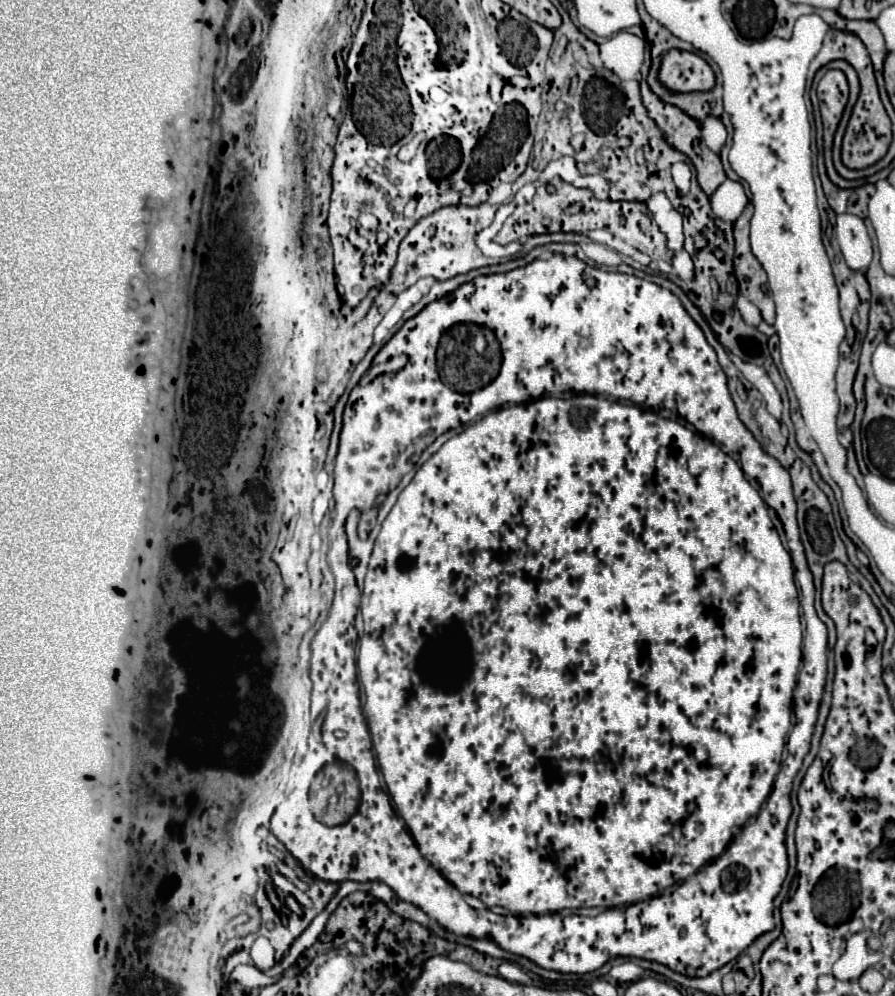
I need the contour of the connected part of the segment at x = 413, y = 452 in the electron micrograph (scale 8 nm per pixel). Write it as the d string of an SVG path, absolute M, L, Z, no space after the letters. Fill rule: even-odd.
M551 255L551 259L535 259L535 261L531 261L531 263L527 263L527 265L523 265L523 267L517 267L517 269L513 269L513 271L507 271L507 273L501 273L501 275L481 275L481 277L477 277L477 279L473 279L473 281L471 281L471 283L465 283L465 285L461 285L461 287L457 287L457 289L455 289L455 291L453 291L453 293L451 293L451 295L445 295L445 297L441 297L441 299L439 299L439 301L435 301L435 303L429 303L429 305L427 305L427 307L425 307L425 309L423 309L423 311L419 311L419 313L417 313L417 315L415 315L415 317L411 317L411 319L409 319L409 321L405 321L405 323L403 323L403 327L401 327L401 329L399 329L399 331L397 331L397 333L395 333L395 335L393 335L393 337L391 337L391 341L389 341L389 343L387 343L387 345L385 345L385 347L383 347L383 349L381 349L381 351L379 351L379 353L377 353L377 357L375 357L375 359L373 359L373 363L375 363L375 365L381 365L381 363L391 363L391 365L393 365L393 367L391 367L391 369L389 369L389 371L383 371L383 373L381 373L381 375L379 375L379 377L375 377L375 379L373 379L373 381L371 381L371 383L369 383L369 385L361 385L361 383L359 383L359 385L357 385L357 387L355 387L355 388L354 388L354 389L353 389L353 391L351 391L351 393L349 393L349 399L347 399L347 405L345 405L345 411L343 411L343 429L341 429L341 435L339 435L339 451L337 451L337 457L335 457L335 473L337 473L337 485L335 485L335 489L333 489L333 495L335 495L335 515L333 515L333 519L331 519L331 521L333 521L333 523L331 523L331 527L329 527L329 537L331 537L331 547L329 547L329 565L331 565L331 571L333 571L333 575L335 575L335 599L333 599L333 607L331 607L331 611L329 611L329 617L327 617L327 621L325 621L325 623L323 623L323 625L321 625L321 629L319 629L319 631L317 631L317 635L315 635L315 637L313 637L313 643L311 643L311 681L313 681L313 703L317 703L317 705L321 705L321 709L327 709L327 711L325 711L325 719L323 719L323 725L321 725L321 743L323 743L323 747L325 747L325 749L327 749L327 753L329 753L329 755L331 755L331 757L333 757L333 759L337 759L337 761L343 761L343 763L349 763L349 765L353 765L353 767L357 767L357 777L359 777L359 783L361 783L361 807L359 807L359 809L357 809L357 815L353 815L353 819L349 819L349 823L343 823L343 825L337 825L337 827L327 827L327 825L323 825L323 823L319 823L319 821L317 821L317 819L315 819L315 817L313 817L313 815L311 815L311 811L309 811L309 809L307 809L307 805L305 805L305 801L297 801L297 803L295 803L295 805L281 805L281 807L277 807L277 809L275 809L275 813L273 813L273 817L271 817L271 833L273 833L273 835L275 835L275 837L277 837L277 839L279 839L279 841L281 841L281 843L283 843L283 845L285 845L285 847L287 847L287 851L289 851L289 853L291 853L291 855L293 855L293 857L295 857L295 859L297 859L297 861L299 861L299 863L301 863L301 865L303 865L303 867L305 867L305 869L307 869L307 871L311 871L311 873L313 873L313 875L315 875L315 877L319 877L319 879L323 879L323 881L335 881L335 883L339 883L339 881L347 881L347 879L351 879L351 881L383 881L383 883L387 883L387 885L389 885L389 887L391 887L391 889L393 889L393 891L397 891L397 895L399 895L399 897L401 897L401 899L403 899L403 901L407 901L407 903L411 903L411 905L415 905L415 907L419 907L419 909L423 909L423 911L425 911L425 913L427 913L427 915L429 915L429 917L431 917L431 919L435 919L435 921L437 921L437 923L439 923L439 925L443 925L443 927L445 927L445 929L447 929L447 931L451 931L451 933L457 933L457 935L467 935L467 937L475 937L475 939L491 939L491 941L495 941L495 943L497 943L497 945L499 945L499 947L501 947L501 949L505 949L505 951L509 951L509 953L515 953L515 955L521 955L521 957L527 957L527 959L531 959L531 961L533 961L533 963L537 963L537 965L539 965L539 967L543 967L543 969L553 969L553 971L561 971L561 973L591 973L591 971L595 971L595 969L599 969L599 967L601 967L601 965L605 965L605 963L607 963L607 961L609 961L609 957L611 957L611 955L621 955L621 957L639 957L639 959L649 959L649 961L657 961L657 963L661 963L661 965L667 965L667 967L669 967L669 969L673 969L673 971L677 971L677 973L681 973L681 975L687 975L687 977L695 977L695 975L697 975L697 977L705 977L705 975L709 975L709 973L711 973L711 971L715 971L715 969L719 969L719 967L723 967L723 965L725 965L725 963L729 963L729 961L731 961L731 959L735 959L735 957L737 957L737 955L739 955L739 953L741 953L741 951L743 951L743 949L745 949L745 947L749 947L749 945L751 945L751 943L753 943L753 941L755 941L755 939L757 939L757 937L759 937L759 935L763 935L763 933L767 933L767 931L771 931L771 929L773 929L773 927L775 927L775 921L773 921L773 899L775 899L775 897L777 897L777 893L779 893L779 889L781 889L781 883L783 883L783 879L785 879L785 875L787 875L787 867L789 867L789 865L787 865L787 847L785 847L785 829L787 829L787 821L789 821L789 817L791 817L791 801L789 801L789 793L791 793L791 785L793 785L793 777L795 777L795 775L797 775L797 771L799 771L799 767L801 767L801 763L803 763L803 757L805 757L805 755L807 755L807 751L809 751L809 747L811 747L811 735L813 735L813 727L815 727L815 721L817 721L817 709L819 709L819 703L821 703L821 697L823 697L823 692L824 692L824 689L825 689L825 681L826 681L826 677L827 677L827 627L825 627L825 623L823 623L823 621L821 621L821 619L819 619L819 617L817 617L817 613L815 613L815 607L813 607L813 599L815 599L815 585L813 585L813 575L811 575L811 571L809 571L809 565L807 565L807 559L805 559L805 551L804 551L804 547L803 547L803 545L802 545L802 543L801 543L801 539L799 539L799 527L797 527L797 517L795 517L795 513L797 513L797 505L795 505L795 499L793 499L793 491L791 491L791 479L789 479L789 473L787 473L787 469L785 469L785 467L781 467L781 463L777 463L777 459L773 459L773 457L771 457L771 455L767 455L767 453L765 453L765 451L763 451L763 449L761 449L761 445L760 445L760 444L759 444L759 443L757 443L757 439L755 439L755 437L753 437L753 435L751 435L751 433L749 433L749 431L747 431L747 427L745 427L745 425L743 425L743 423L741 423L741 419L739 419L739 417L737 417L737 409L735 409L735 403L733 403L733 399L731 399L731 393L729 393L729 389L727 389L727 377L725 377L725 373L723 373L723 371L721 371L721 367L719 367L719 363L717 363L717 361L705 361L705 359L717 359L717 355L715 355L715 351L713 351L713 347L711 347L711 345L709 345L709 343L707 343L707 341L705 341L705 335L703 335L703 331L701 331L701 329L699 329L699 325L697 325L697 323L695 323L695 321L693 321L693 319L691 319L691 315L689 315L689 313L687 313L687 311L685 311L685 309L683 309L683 305L681 305L681 303L679 303L679 299L677 299L677 297L675 297L675 295L673 295L673 293L671 293L671 291L667 291L667 289L663 289L663 287L659 287L659 285L655 285L655 283L651 283L651 281L645 281L645 279L641 279L641 277L633 277L633 275L623 275L623 273L613 273L613 271L603 271L603 269L597 269L597 267L589 267L589 265L587 265L587 263L583 263L583 261L581 261L581 259L577 259L577 257L565 257L565 255ZM455 323L457 323L457 325L459 325L459 335L461 335L461 337L459 337L459 339L461 339L461 341L473 341L473 339L475 339L475 335L479 335L479 337L481 337L481 339L483 339L483 347L473 347L473 355L471 355L471 357L469 357L469 353L467 353L467 351L463 351L463 349L457 349L457 351L453 351L453 359L465 359L465 367L467 367L467 365L469 365L469 359L471 359L471 365L473 365L473 367L475 367L475 371L473 371L473 379L469 379L469 371L467 371L467 369L465 369L465 379L463 379L463 373L457 373L457 379L459 379L459 381L461 381L461 389L457 389L457 387L455 387L455 385L457 385L457 379L455 379L455 381L453 381L453 379L451 379L451 385L447 385L447 386L446 386L446 385L445 385L445 384L443 384L443 383L442 383L442 382L441 382L441 380L440 380L440 378L439 378L439 375L438 375L438 373L437 373L437 365L436 365L436 363L437 363L437 361L436 361L436 351L437 351L437 349L439 349L439 347L437 347L437 343L439 343L439 341L440 341L440 339L441 339L441 333L445 333L445 331L447 331L447 329L449 329L449 331L453 331L453 327L457 327L457 325L455 325ZM467 323L473 323L473 325L475 325L475 323L477 323L477 325L479 325L479 327L475 327L475 329L473 329L473 331L471 331L471 333L467 333L467 329L465 329L465 333L461 333L461 331L463 331L463 327L465 327L465 325L467 325ZM481 369L483 369L483 375L485 375L485 379L493 379L493 377L495 377L495 375L497 375L497 377L496 377L496 378L495 378L495 379L493 379L493 383L489 383L489 387L481 387L481 388L480 388L480 389L477 389L477 390L476 390L476 391L473 391L473 385L475 385L475 377L479 377L479 371L481 371ZM661 409L669 409L669 411L673 411L673 413L675 413L675 415L677 415L677 417L681 417L681 419L685 419L685 421L687 421L687 423L691 423L691 425L693 425L693 427L695 427L695 429L697 429L697 431L699 431L699 433L701 433L701 435L699 435L699 433L695 433L695 431L691 431L691 429L687 429L687 427L683 427L683 425L681 425L681 423L679 423L679 421L673 421L673 419L665 419L665 417L661 417L661 415L659 415L659 413L657 413L657 411L661 411ZM449 429L453 429L453 430L458 430L458 432L457 432L457 434L455 434L455 437L451 437L451 439L449 439L449 441L447 441L447 443L443 443L443 447L441 447L441 449L439 449L439 451L437 451L437 453L435 453L435 455L431 455L431 457L429 457L429 459L427 459L427 461L425 461L425 463L423 463L423 465L421 465L421 467L419 467L419 471L417 471L417 473L415 473L415 477L413 477L413 479L411 479L411 483L409 483L409 485L407 485L407 487L405 487L405 489L403 489L403 491L401 491L401 493L399 493L399 497L397 497L397 503L395 503L395 505L393 505L393 509L391 509L391 513L389 513L389 515L387 515L387 519L385 519L385 521L383 521L383 525L381 525L381 531L379 531L379 535L377 535L377 539L375 539L375 547L373 547L373 551L372 551L372 553L371 553L371 561L369 561L369 565L368 565L368 571L367 571L367 575L365 575L365 587L363 587L363 589L362 589L362 591L361 591L361 593L359 593L359 589L357 589L357 583L355 583L355 575L353 575L353 569L351 569L351 567L349 567L349 563L347 563L347 537L345 537L345 519L347 519L347 515L349 515L349 511L351 511L351 509L353 509L353 507L357 507L357 509L359 509L359 511L361 511L361 513L363 513L363 517L365 517L365 519L369 519L369 527L371 527L371 525L373 525L373 523L375 523L375 515L377 515L377 513L375 513L375 509L373 509L373 501L375 501L375 497L377 497L377 495L379 495L379 493L387 493L387 491L389 491L389 489L393 489L393 487L397 487L397 483L399 483L399 481L401 481L401 477L403 477L403 475L405 475L405 473L409 473L409 471L411 471L411 469L413 469L413 463L415 463L415 461L419 461L419 455L421 455L421 451L423 451L423 449L425 449L425 447L427 447L427 445L431 445L431 443L433 443L433 441L435 441L435 439L437 439L437 437L439 437L439 435L441 435L441 433L445 433L445 431L449 431ZM709 439L711 439L711 441L715 441L715 443L725 443L725 445L729 445L729 447L735 447L735 449L739 449L739 453L740 453L740 454L739 454L739 456L738 456L738 462L739 462L739 464L740 464L740 466L741 466L741 467L739 467L739 465L737 465L737 463L735 463L735 461L733 461L733 459L731 459L731 457L729 457L729 455L727 455L727 453L723 453L723 451L721 451L721 449L719 449L719 447L717 447L717 445L715 445L715 443L711 443L711 441L709 441ZM741 468L742 468L742 470L743 470L743 471L744 471L744 473L745 473L745 475L749 475L749 477L753 477L753 479L755 479L755 481L757 481L757 483L759 483L759 487L761 487L761 491L763 491L763 499L765 499L765 503L767 503L767 505L769 505L769 507L773 507L773 509L775 509L775 511L777 511L777 515L779 515L779 519L781 519L781 523L783 523L783 529L785 529L785 535L787 535L787 543L788 543L788 548L789 548L789 553L791 553L791 555L793 555L793 563L791 563L791 561L792 561L792 560L791 560L791 557L789 557L789 553L787 553L787 551L785 551L785 547L783 547L783 545L781 545L781 539L779 539L779 535L777 535L777 531L775 531L775 527L773 527L773 523L771 523L771 519L769 519L769 515L767 515L767 507L765 507L765 503L763 503L763 499L761 499L761 495L759 495L759 493L757 493L757 489L753 489L753 487L751 487L751 485L749 485L749 481L747 481L747 479L745 479L745 475L743 475L743 471L741 471ZM793 579L795 579L795 581L796 581L796 583L798 583L798 585L799 585L799 587L801 587L801 607L802 607L802 609L803 609L803 613L805 613L805 625L806 625L806 634L805 634L805 635L804 635L804 640L803 640L803 634L802 634L802 628L801 628L801 617L799 617L799 593L797 593L797 587L795 587L795 583L793 583ZM717 695L741 695L741 697L739 697L739 701L717 701ZM791 701L793 701L793 707L795 707L795 725L793 725L793 731L791 731L791 735L789 735L789 743L787 743L787 751L789 751L789 755L787 755L787 759L785 759L785 763L783 763L783 767L781 767L781 753L783 753L783 747L785 747L785 737L787 737L787 731L789 731L789 727L791 727ZM373 749L375 749L375 755L377 755L377 763L379 763L379 767L381 767L381 773L383 773L383 777L385 777L385 783L387 783L387 789L389 789L389 795L391 795L391 799L393 799L393 804L394 804L394 807L395 807L395 809L396 809L396 811L395 811L395 809L393 809L393 805L391 805L391 799L389 799L389 795L387 795L387 793L383 793L383 791L379 791L379 775L377 775L377 771L375 771L375 755L373 755ZM727 869L729 869L729 879L733 879L733 881L731 881L731 885L735 885L735 889L733 889L733 891L731 891L731 893L729 893L729 891L725 891L725 889L723 889L723 873L725 873L725 871L727 871ZM461 894L462 894L462 895L463 895L463 897L464 897L464 898L465 898L465 895L473 895L473 897L477 897L477 899L481 899L481 901L483 901L483 903L485 903L485 905L487 905L487 907L493 907L493 905L501 905L501 907L505 907L505 909L507 909L507 911L509 911L509 913L505 913L505 915L495 915L495 913L493 913L493 911L491 911L491 909L483 909L483 911L477 911L477 909L471 909L471 907L469 907L469 905L467 905L467 903L465 903L465 899L463 899L463 897L461 897Z

